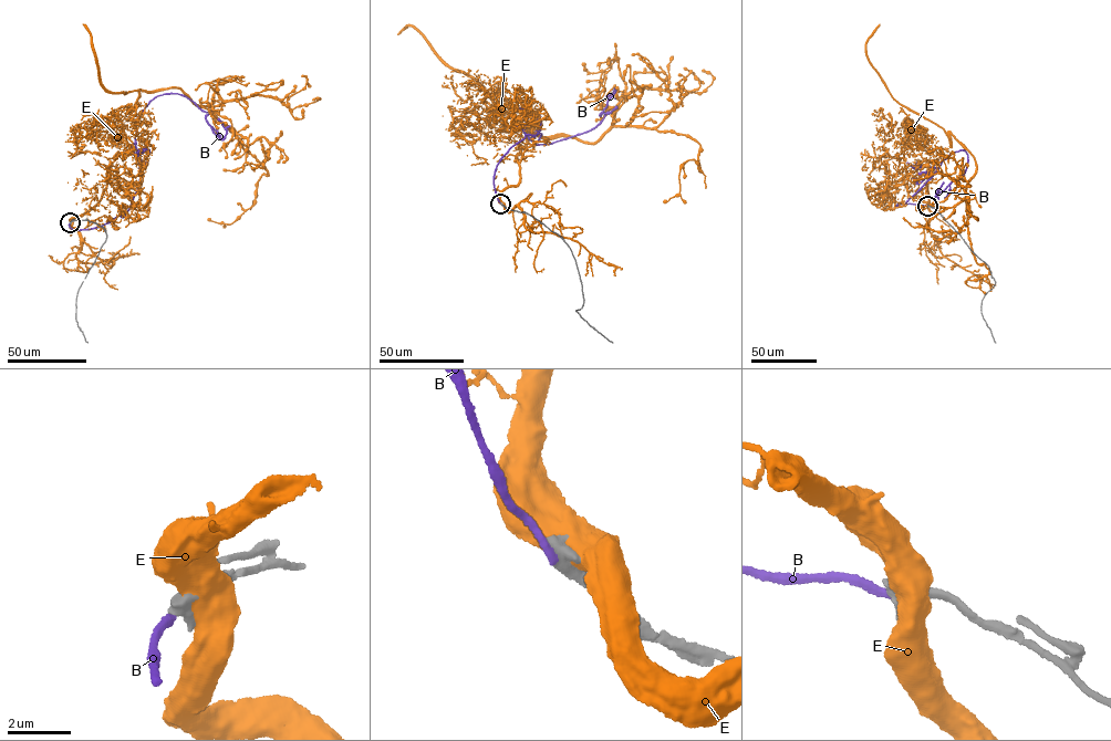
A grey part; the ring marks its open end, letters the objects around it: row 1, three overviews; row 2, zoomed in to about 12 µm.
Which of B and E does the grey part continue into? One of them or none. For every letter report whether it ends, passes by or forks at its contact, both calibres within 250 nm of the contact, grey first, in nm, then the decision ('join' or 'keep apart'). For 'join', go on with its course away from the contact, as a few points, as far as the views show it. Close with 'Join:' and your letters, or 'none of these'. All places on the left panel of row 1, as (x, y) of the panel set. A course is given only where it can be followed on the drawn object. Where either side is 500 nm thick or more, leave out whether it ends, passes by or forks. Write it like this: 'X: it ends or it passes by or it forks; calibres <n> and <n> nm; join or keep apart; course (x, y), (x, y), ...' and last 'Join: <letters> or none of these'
B: calibres 600 and 240 nm; keep apart
E: calibres 600 and 800 nm; keep apart
Join: none of these

